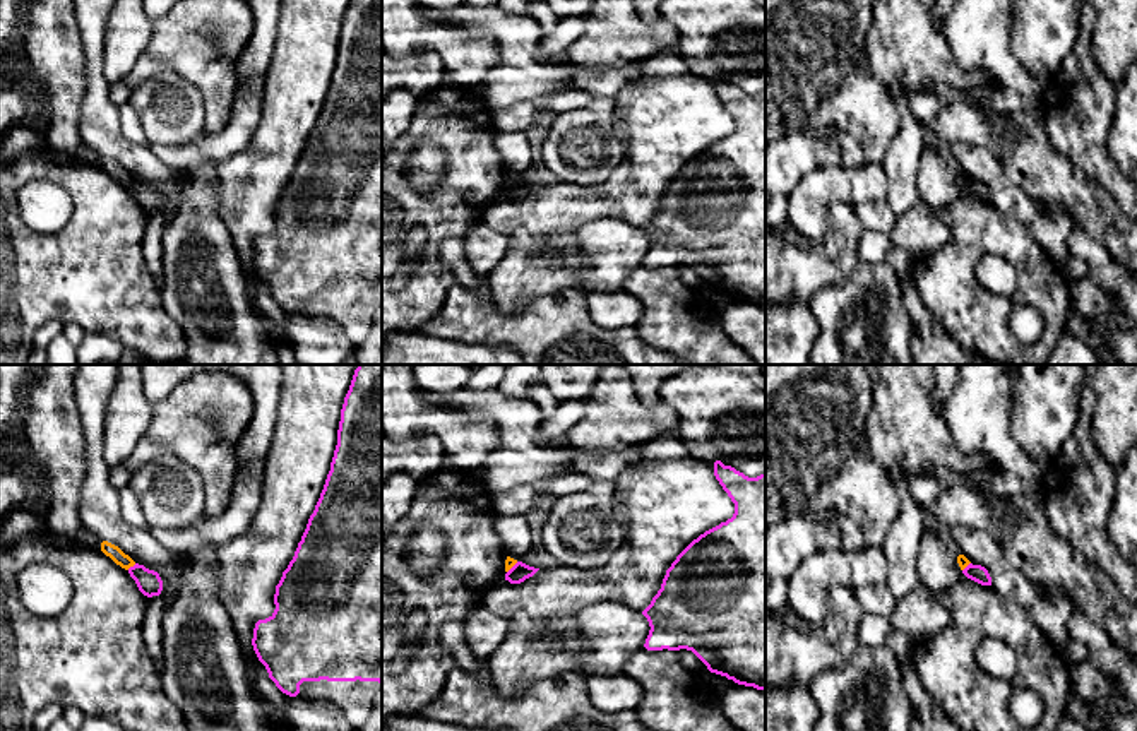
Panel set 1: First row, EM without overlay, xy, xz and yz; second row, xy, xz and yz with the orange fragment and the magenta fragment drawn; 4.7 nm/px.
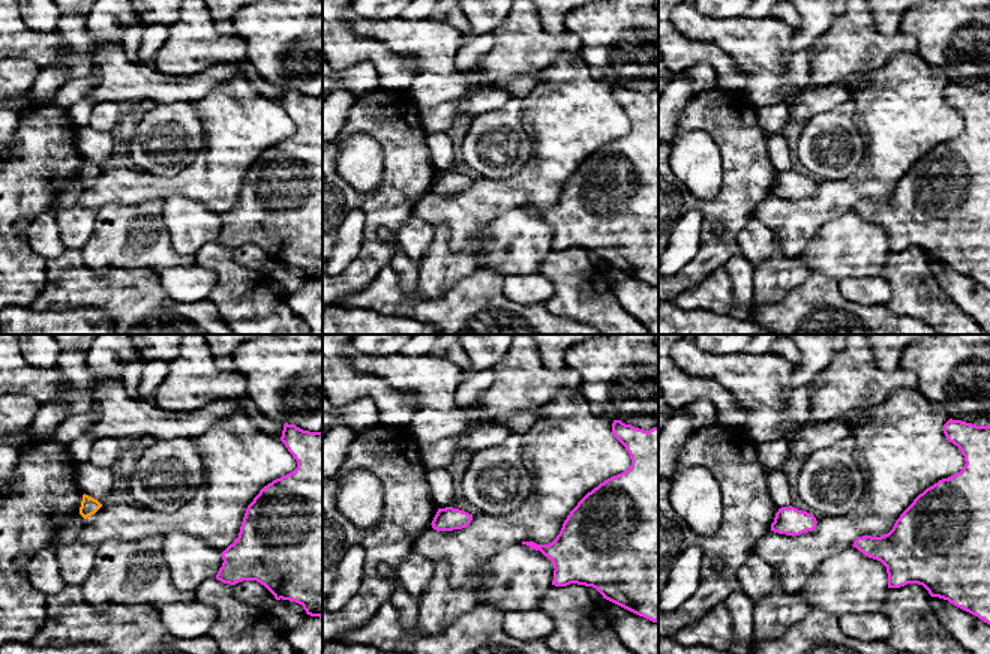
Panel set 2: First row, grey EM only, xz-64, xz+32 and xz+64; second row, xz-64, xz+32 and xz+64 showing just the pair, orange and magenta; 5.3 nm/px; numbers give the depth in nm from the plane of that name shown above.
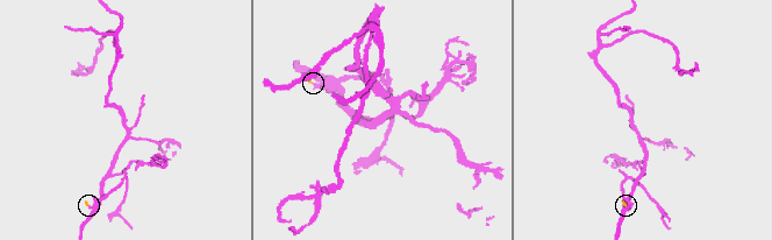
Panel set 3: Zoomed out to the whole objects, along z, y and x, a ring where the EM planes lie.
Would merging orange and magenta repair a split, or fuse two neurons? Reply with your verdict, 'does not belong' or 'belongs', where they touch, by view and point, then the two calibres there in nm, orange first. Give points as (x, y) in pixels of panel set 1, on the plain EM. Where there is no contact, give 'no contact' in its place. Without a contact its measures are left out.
does not belong; contact xy (130, 182); calibres 70 and 120 nm

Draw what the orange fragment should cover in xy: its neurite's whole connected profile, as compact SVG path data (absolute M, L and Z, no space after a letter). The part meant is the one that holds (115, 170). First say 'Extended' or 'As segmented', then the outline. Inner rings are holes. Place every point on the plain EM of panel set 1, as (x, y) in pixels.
As segmented. M108 157L101 159L101 168L125 187L135 181L135 178L128 171L125 171L118 163Z

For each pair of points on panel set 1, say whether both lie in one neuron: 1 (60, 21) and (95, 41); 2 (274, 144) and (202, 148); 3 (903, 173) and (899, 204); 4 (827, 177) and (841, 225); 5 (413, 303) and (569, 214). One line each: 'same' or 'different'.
1: different
2: different
3: same
4: different
5: different

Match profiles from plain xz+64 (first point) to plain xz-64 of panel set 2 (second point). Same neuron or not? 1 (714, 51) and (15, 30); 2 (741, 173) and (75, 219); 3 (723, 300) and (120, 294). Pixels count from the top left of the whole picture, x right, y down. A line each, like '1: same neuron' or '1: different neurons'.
1: same neuron
2: different neurons
3: same neuron

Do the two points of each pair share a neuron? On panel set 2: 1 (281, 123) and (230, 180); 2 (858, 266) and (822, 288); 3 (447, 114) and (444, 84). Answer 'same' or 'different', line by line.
1: same
2: different
3: different

